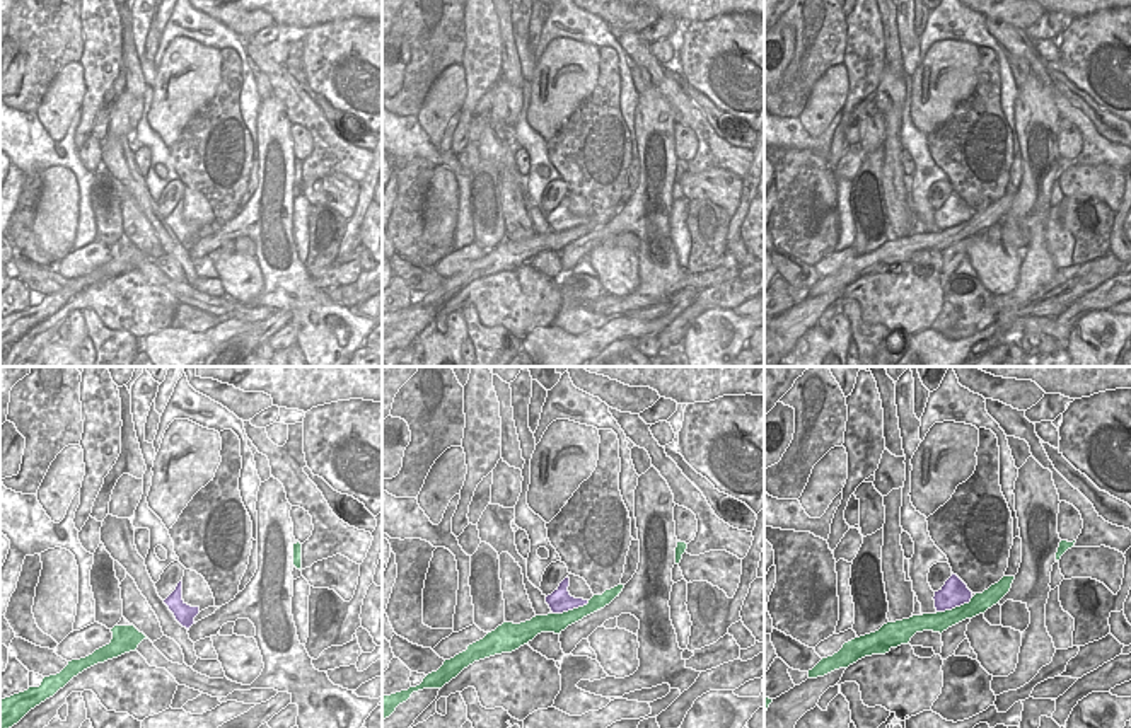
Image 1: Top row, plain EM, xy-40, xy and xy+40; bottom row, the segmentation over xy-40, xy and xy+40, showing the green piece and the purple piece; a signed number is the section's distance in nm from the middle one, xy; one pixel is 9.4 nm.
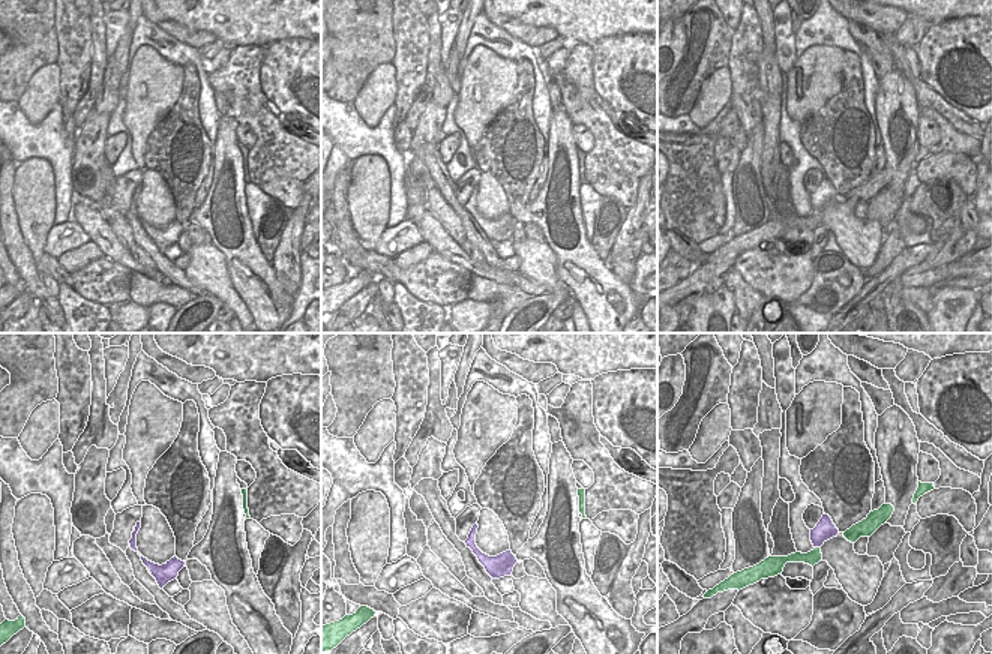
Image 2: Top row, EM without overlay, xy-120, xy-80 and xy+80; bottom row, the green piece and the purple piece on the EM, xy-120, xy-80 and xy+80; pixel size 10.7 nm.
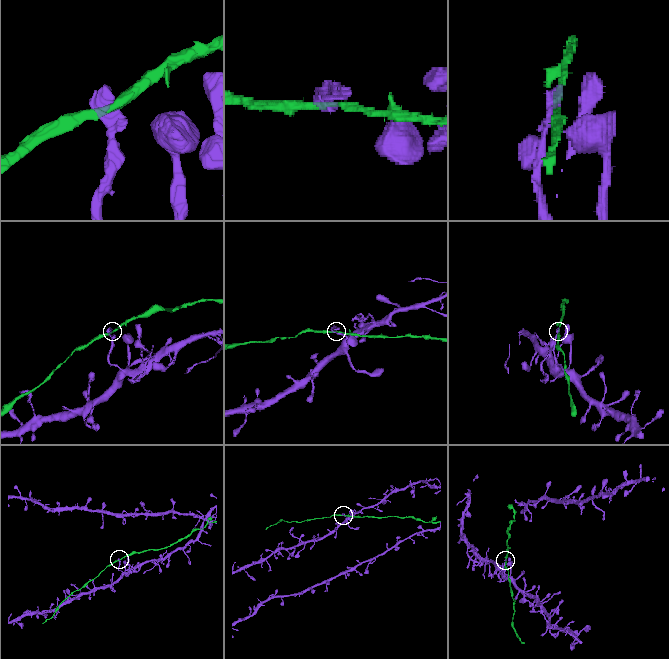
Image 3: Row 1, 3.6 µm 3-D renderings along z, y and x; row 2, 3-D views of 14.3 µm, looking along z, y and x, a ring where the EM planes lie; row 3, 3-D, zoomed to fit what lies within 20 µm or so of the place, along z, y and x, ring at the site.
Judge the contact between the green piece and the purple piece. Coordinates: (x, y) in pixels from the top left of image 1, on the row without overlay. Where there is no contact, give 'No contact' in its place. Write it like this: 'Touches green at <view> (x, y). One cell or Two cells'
Touches green at xy (570, 229). Two cells.

